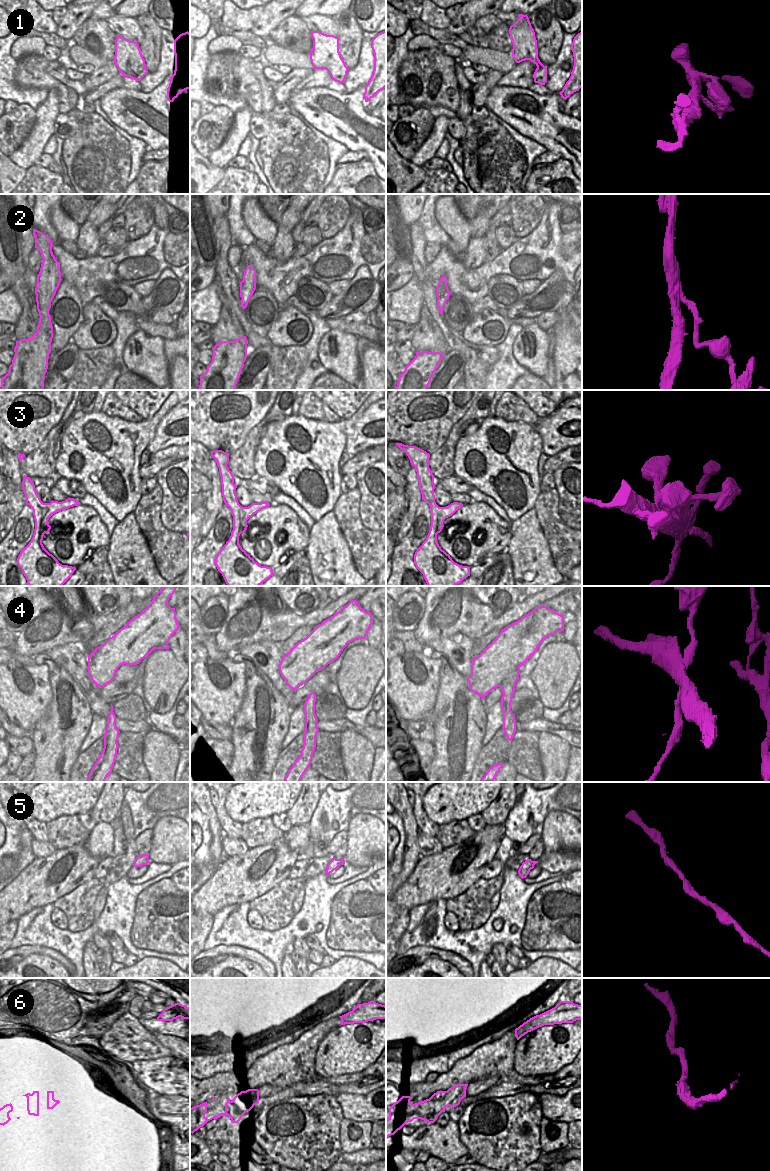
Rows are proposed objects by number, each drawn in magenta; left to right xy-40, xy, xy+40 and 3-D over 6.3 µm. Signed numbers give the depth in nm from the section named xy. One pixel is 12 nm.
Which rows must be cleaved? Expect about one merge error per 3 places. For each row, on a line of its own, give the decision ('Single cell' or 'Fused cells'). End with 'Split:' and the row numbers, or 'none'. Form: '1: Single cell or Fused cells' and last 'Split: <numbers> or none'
1: Single cell
2: Fused cells
3: Single cell
4: Fused cells
5: Single cell
6: Single cell
Split: 2, 4

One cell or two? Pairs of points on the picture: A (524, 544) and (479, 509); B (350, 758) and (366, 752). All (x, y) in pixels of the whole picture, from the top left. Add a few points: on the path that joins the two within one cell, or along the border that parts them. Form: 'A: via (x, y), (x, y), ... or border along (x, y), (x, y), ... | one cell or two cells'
A: border along (511, 523), (511, 539), (505, 551) | two cells
B: via (354, 755), (362, 752) | one cell

